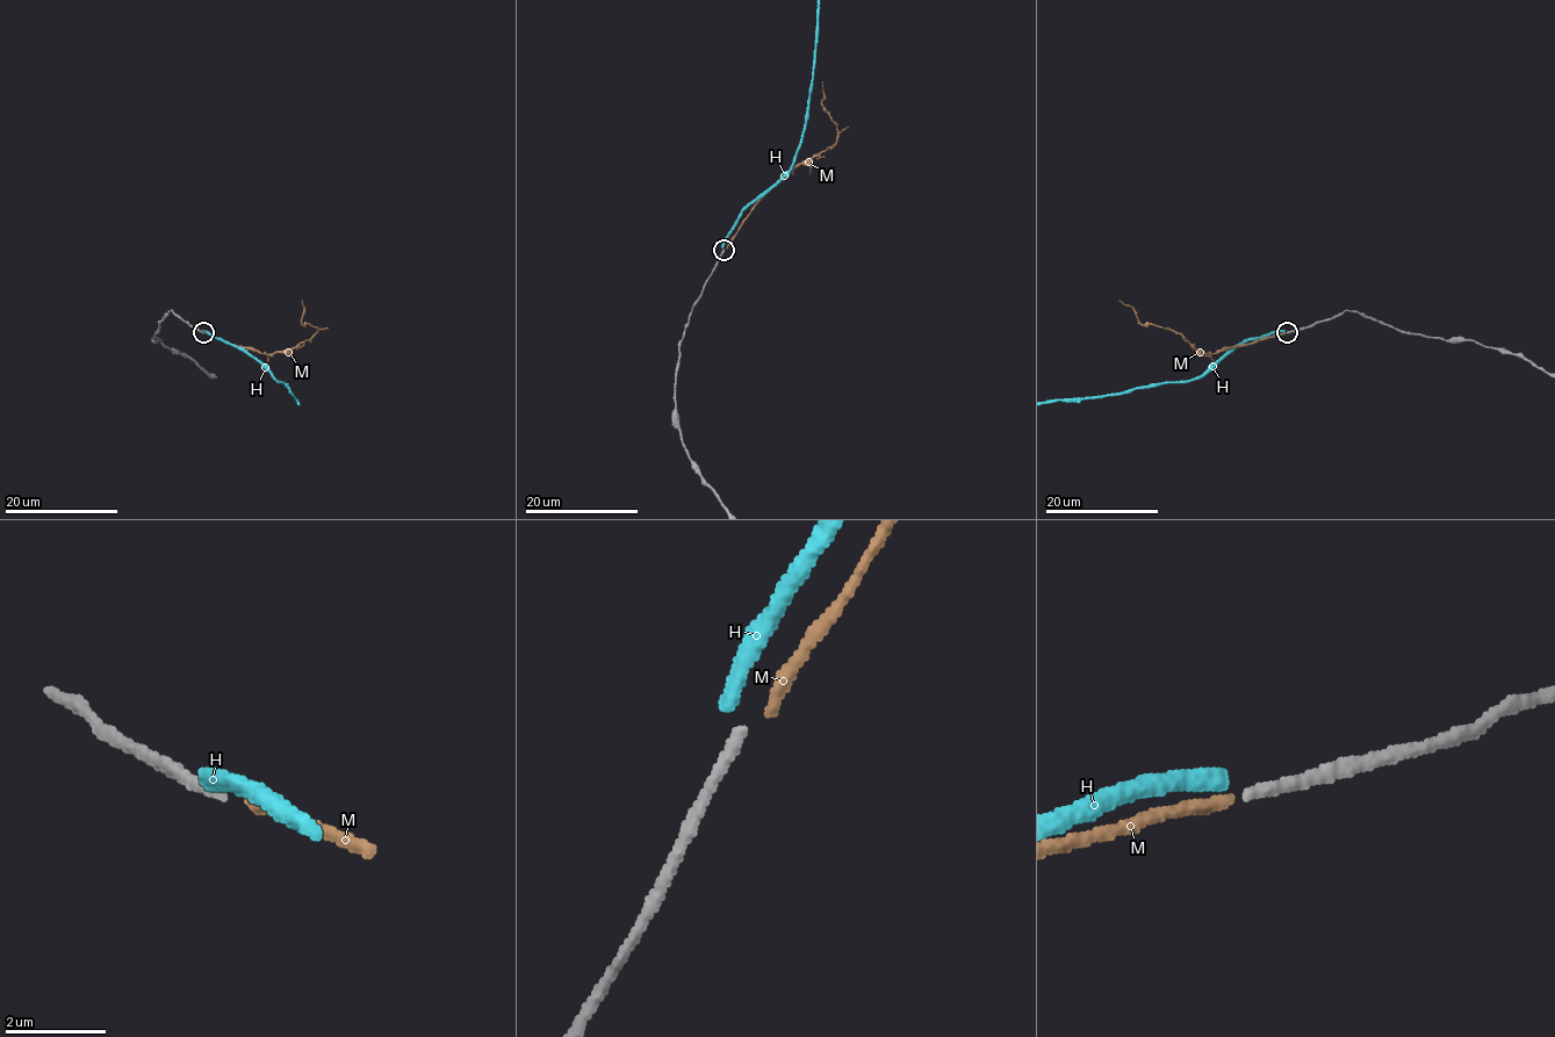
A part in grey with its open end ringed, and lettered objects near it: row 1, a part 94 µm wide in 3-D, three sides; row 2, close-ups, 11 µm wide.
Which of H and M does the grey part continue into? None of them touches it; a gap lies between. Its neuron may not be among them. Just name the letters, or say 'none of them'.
none of them

